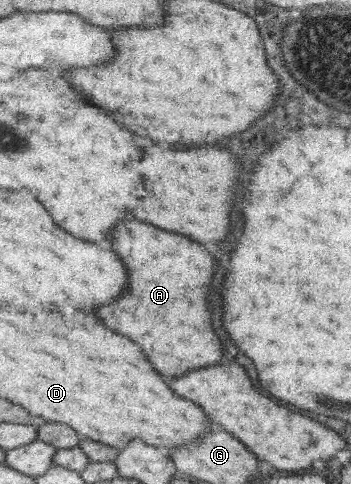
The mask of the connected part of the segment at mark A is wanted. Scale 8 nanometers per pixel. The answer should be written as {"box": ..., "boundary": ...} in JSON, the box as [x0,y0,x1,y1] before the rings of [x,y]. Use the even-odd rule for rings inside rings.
{"box":[96,220,222,376],"boundary":[[[140,220],[118,224],[112,230],[112,244],[124,264],[128,264],[132,280],[120,300],[96,308],[104,324],[136,340],[164,376],[180,376],[192,368],[218,364],[222,360],[222,342],[208,304],[216,258],[198,242]]]}

